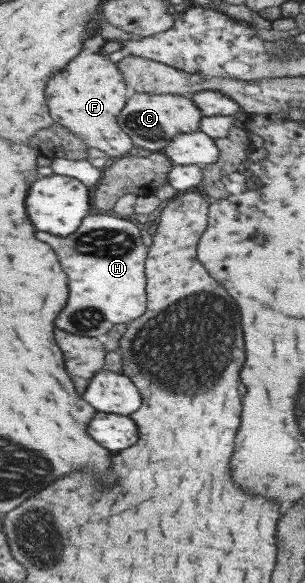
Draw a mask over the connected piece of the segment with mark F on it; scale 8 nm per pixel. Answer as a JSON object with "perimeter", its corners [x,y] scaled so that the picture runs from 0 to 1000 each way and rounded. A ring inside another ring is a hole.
{"perimeter":[[[321,58],[275,69],[269,87],[220,111],[223,118],[157,146],[157,184],[180,211],[275,237],[292,256],[315,254],[397,271],[439,259],[443,244],[390,213],[390,197],[416,184],[433,158],[390,110],[334,91],[348,72]]]}

